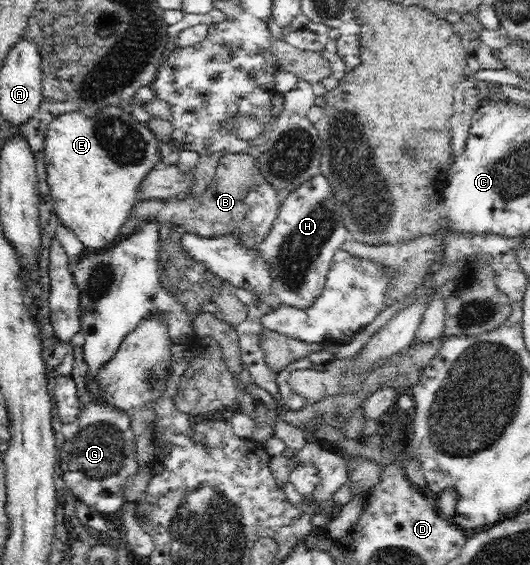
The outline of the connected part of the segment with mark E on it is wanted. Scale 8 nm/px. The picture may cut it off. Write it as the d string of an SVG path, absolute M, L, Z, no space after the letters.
M117 104L102 107L89 117L81 111L63 113L59 119L51 121L45 137L46 180L61 225L71 229L90 252L113 247L120 240L121 229L129 219L133 206L139 201L139 184L151 169L161 166L160 138L151 132L147 123L134 118L130 109L125 111Z

